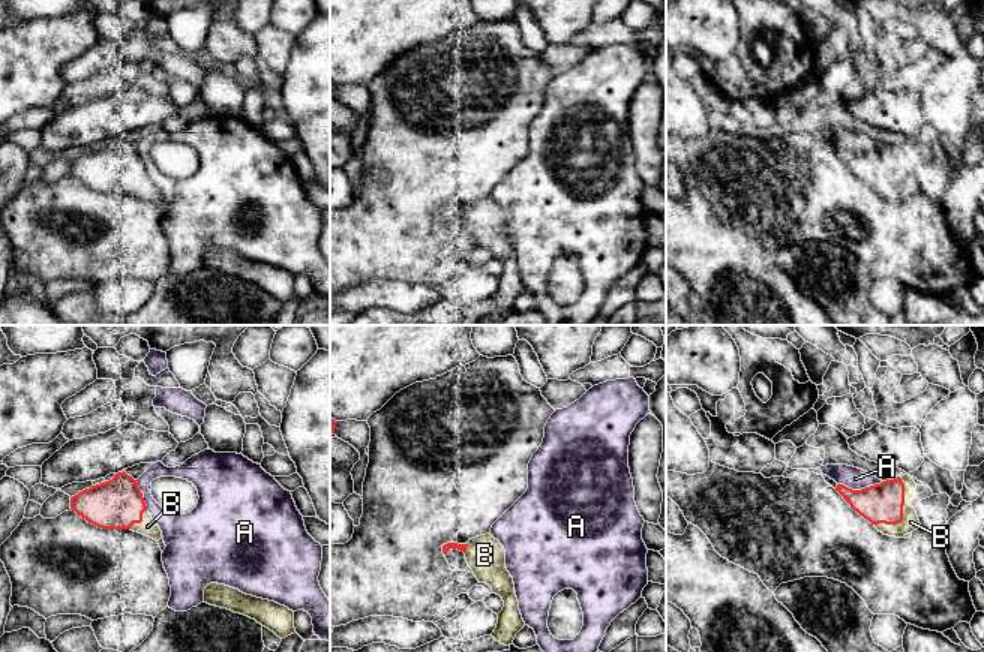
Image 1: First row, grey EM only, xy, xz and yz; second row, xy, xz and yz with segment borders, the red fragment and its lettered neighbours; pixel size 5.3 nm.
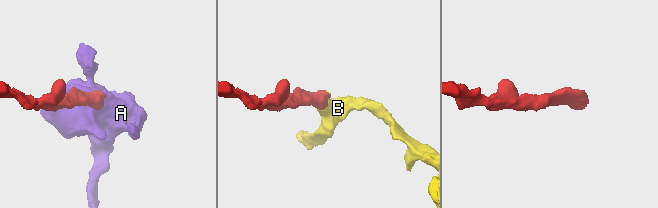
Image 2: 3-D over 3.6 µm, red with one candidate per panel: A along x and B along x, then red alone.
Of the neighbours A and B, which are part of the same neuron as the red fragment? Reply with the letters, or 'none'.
B

